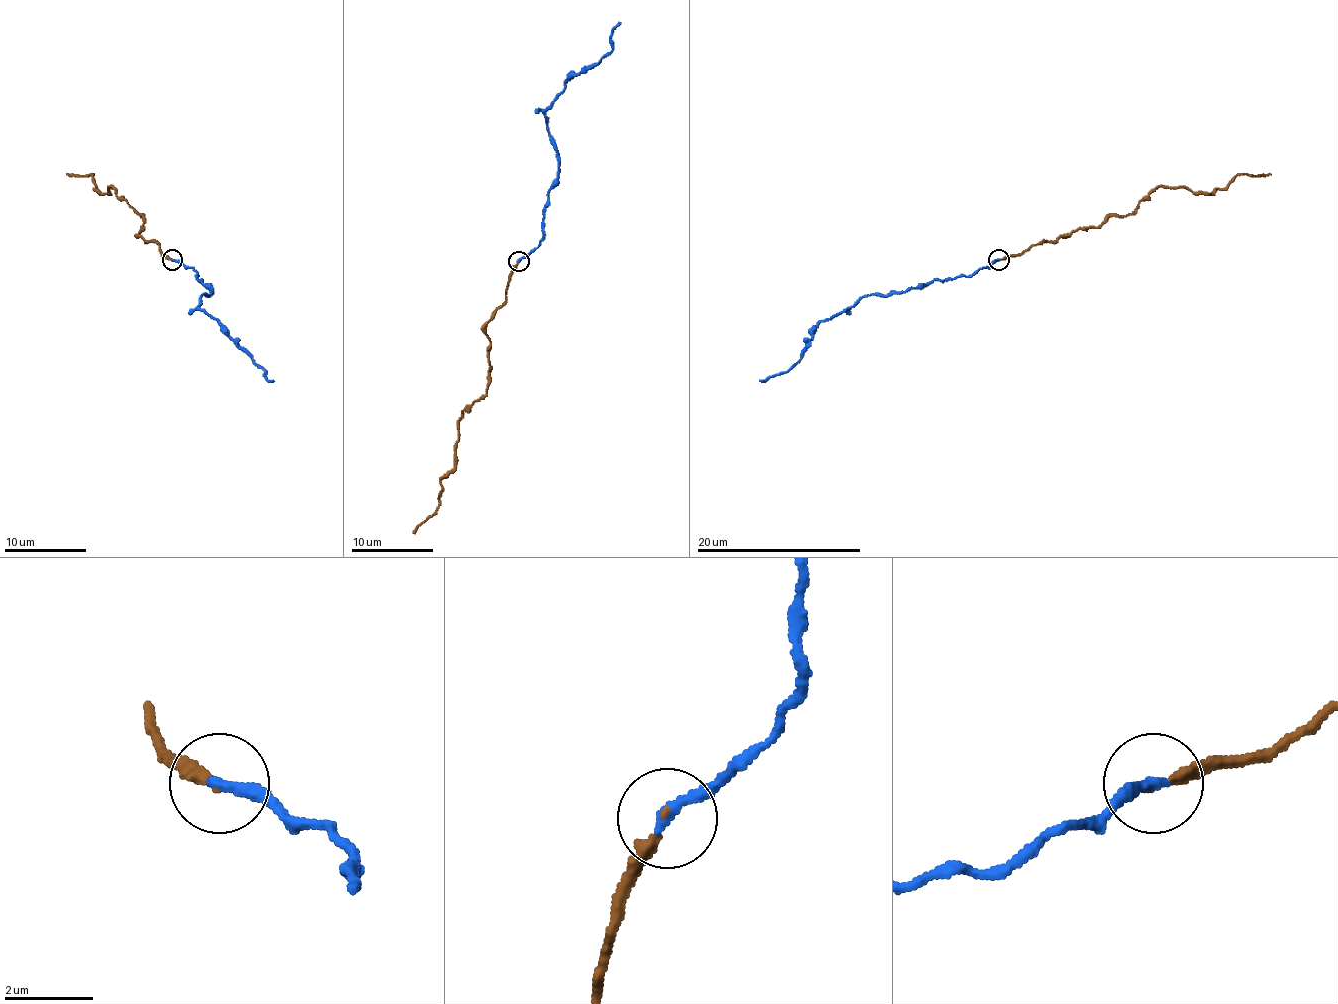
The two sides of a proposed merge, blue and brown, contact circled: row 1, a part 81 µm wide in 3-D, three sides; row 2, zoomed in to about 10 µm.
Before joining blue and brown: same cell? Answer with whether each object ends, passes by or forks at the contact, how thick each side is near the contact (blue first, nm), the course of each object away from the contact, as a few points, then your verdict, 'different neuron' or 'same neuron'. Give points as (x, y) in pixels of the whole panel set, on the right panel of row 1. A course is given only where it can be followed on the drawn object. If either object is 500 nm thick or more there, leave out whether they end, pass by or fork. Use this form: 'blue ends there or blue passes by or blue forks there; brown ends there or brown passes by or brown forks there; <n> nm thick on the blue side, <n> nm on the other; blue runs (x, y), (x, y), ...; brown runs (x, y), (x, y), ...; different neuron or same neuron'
blue ends there; brown ends there; 320 nm thick on the blue side, 130 nm on the other; blue runs (998, 259), (971, 275), (928, 282), (908, 290), (868, 294), (819, 323), (803, 356), (786, 372), (760, 380); brown runs (998, 261), (1126, 216), (1158, 187), (1206, 193), (1245, 175), (1269, 173); same neuron

